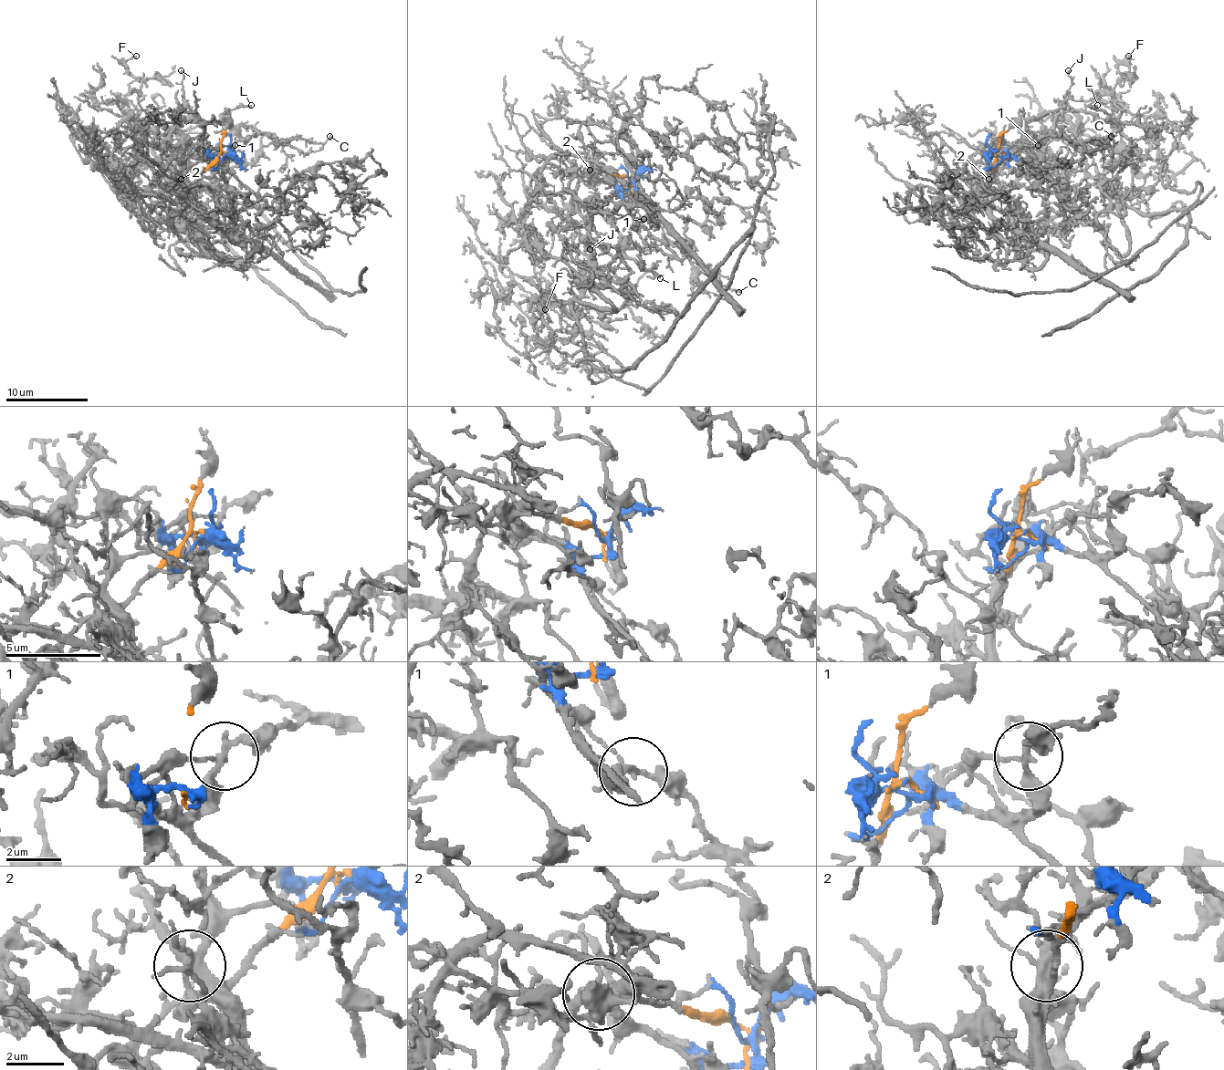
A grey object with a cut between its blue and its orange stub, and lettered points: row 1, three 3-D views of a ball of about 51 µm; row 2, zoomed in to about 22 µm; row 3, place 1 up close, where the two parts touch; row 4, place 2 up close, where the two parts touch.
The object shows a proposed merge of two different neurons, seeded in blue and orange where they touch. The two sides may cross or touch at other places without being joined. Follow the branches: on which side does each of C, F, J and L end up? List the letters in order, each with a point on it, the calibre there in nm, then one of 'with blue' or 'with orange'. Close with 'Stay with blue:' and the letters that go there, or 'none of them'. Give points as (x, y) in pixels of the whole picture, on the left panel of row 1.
C: place (329, 136); calibre 140 nm; with blue
F: place (136, 56); calibre 160 nm; with blue
J: place (181, 70); calibre 130 nm; with orange
L: place (251, 105); calibre 190 nm; with blue
Stay with blue: C, F, L

